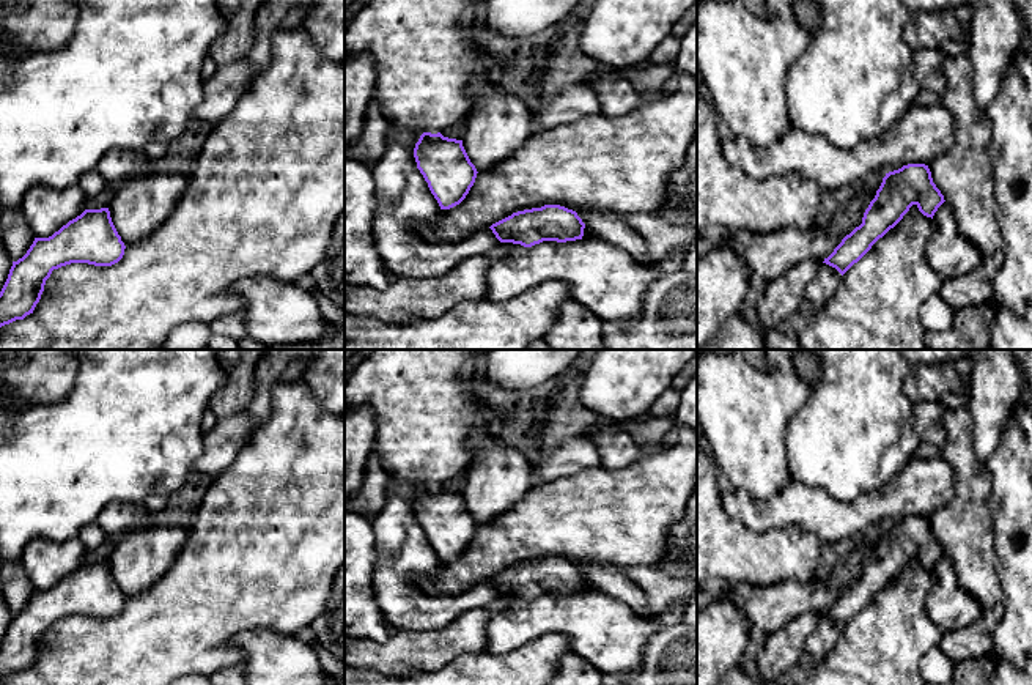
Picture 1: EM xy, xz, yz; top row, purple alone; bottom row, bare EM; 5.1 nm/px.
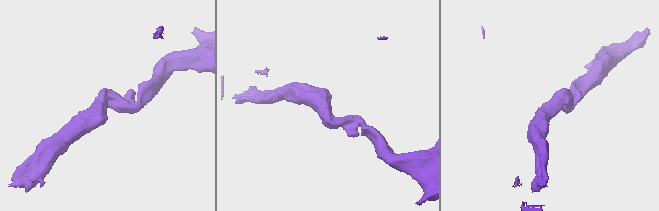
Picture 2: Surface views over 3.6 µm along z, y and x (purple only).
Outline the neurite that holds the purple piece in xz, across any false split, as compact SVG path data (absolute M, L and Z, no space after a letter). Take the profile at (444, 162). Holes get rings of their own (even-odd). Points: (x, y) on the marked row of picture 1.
M423 132L415 143L414 157L440 209L459 205L478 173L463 140L444 137L440 132Z

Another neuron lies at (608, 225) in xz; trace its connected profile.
M579 209L577 216L598 238L625 249L637 263L653 266L648 260L648 249L643 239L623 222L623 214Z

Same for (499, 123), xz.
M486 77L472 79L469 96L463 146L477 172L489 172L535 134L532 109L500 80Z

